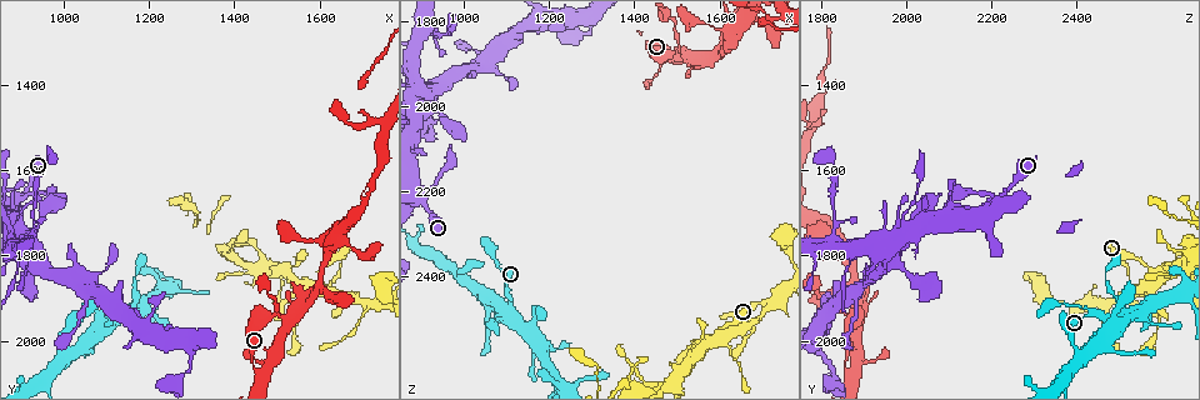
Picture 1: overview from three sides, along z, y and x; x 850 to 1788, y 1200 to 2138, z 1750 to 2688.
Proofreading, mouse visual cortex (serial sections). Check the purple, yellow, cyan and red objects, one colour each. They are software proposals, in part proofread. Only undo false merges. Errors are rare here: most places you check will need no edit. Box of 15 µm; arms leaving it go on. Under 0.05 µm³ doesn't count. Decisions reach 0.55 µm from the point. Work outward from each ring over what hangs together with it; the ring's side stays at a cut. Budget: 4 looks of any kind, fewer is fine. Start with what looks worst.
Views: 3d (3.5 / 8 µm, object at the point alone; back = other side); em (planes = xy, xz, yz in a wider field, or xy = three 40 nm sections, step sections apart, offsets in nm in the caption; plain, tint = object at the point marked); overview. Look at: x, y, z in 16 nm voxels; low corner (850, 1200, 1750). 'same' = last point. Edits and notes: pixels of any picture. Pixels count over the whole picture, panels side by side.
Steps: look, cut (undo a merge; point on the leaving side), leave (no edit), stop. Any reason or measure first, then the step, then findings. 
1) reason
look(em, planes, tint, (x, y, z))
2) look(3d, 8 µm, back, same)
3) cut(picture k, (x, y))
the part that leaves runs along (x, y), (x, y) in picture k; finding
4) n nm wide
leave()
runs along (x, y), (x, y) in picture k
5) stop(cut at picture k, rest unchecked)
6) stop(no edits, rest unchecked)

sharp bend
look(3d, 8 µm, back, (1100, 1955, 2470))

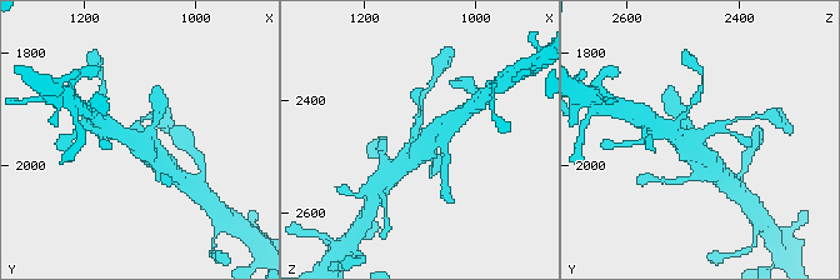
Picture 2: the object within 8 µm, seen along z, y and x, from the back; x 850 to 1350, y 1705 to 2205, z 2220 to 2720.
4 arms; arms of 200, 200, 500, 600 nm; shape alone is not enough
look(em, xy, step 3, tint, (1110, 1955, 2465))

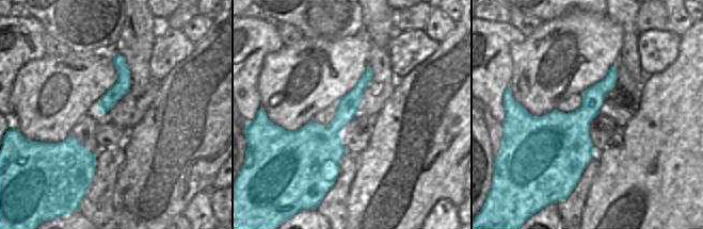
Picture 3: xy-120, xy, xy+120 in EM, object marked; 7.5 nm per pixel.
leave()
runs along (419, 108), (414, 159), (403, 165) in picture 2; one cell here

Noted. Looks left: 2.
look(3d, 3.5 µm, (1110, 1820, 1935))

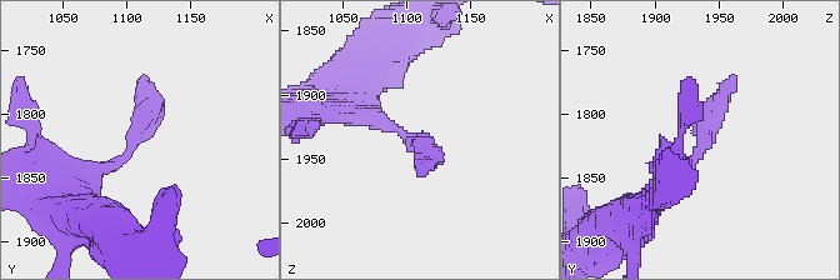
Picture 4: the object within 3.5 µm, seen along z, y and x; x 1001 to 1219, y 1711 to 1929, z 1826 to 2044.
look(em, planes, tint, (1102, 1826, 1936))

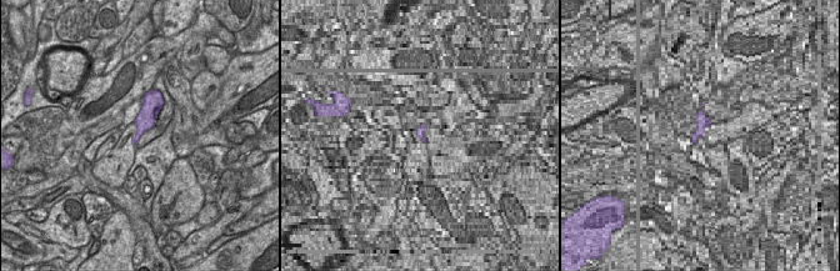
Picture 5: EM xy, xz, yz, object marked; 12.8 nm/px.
leave()
runs along (66, 178), (124, 158), (150, 116), (143, 78) in picture 4; one cell here

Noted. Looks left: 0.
stop(no edits, rest unchecked)

